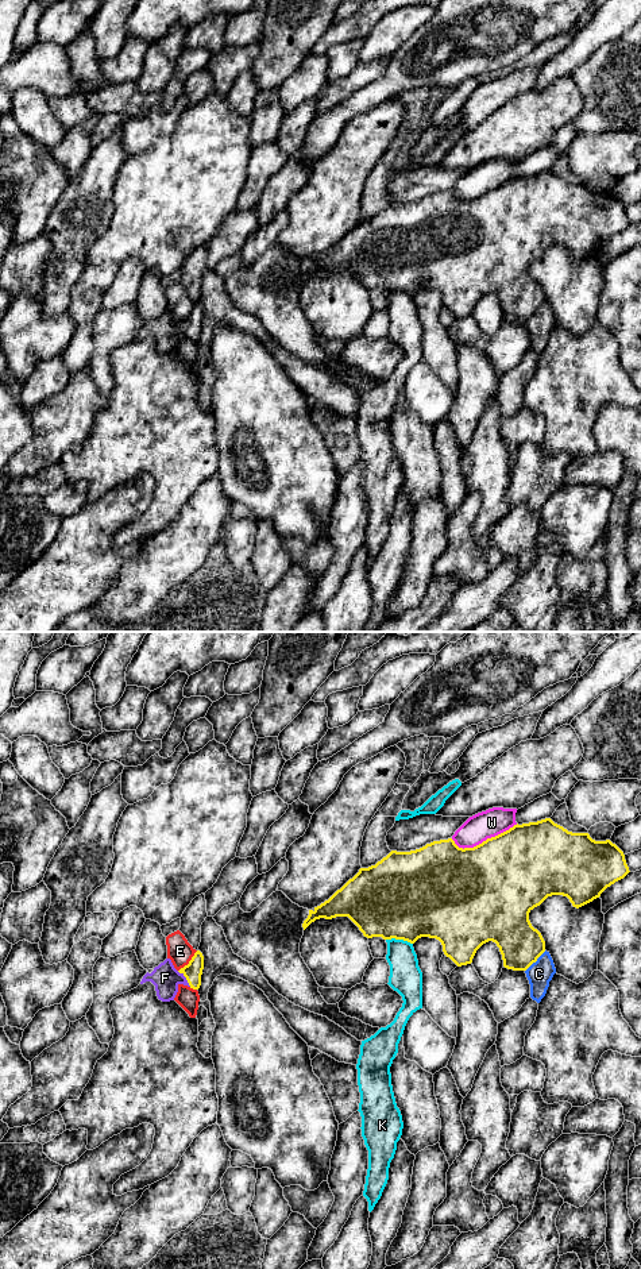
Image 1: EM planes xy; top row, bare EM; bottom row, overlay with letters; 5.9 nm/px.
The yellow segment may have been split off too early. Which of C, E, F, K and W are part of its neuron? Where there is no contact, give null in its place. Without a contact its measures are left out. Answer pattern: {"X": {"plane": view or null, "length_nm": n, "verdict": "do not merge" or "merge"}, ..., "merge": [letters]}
{"C": {"plane": "xy", "length_nm": 180, "verdict": "do not merge"}, "E": {"plane": "xy", "length_nm": 170, "verdict": "do not merge"}, "F": {"plane": "xy", "length_nm": 130, "verdict": "merge"}, "K": {"plane": "xy", "length_nm": 160, "verdict": "do not merge"}, "W": {"plane": "xy", "length_nm": 400, "verdict": "do not merge"}, "merge": ["F"]}

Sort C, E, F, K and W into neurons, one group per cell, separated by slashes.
C / E / F / K / W

